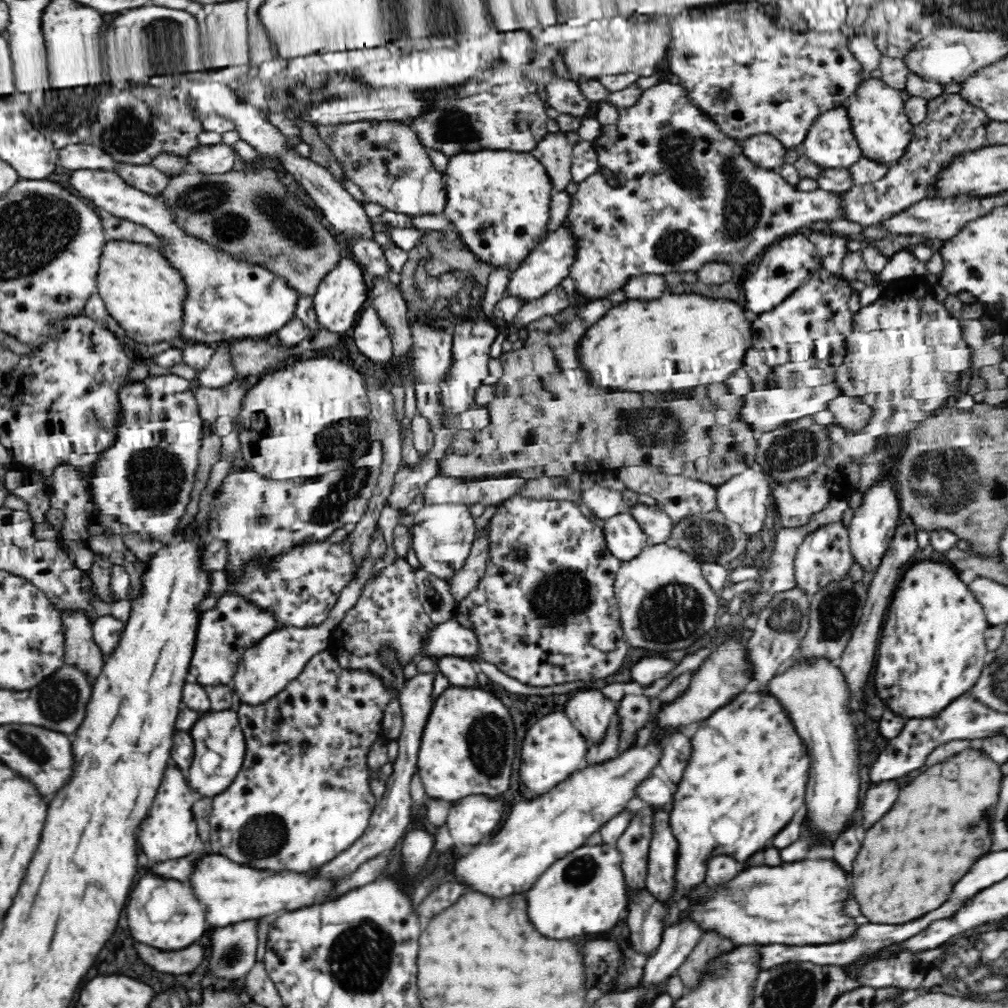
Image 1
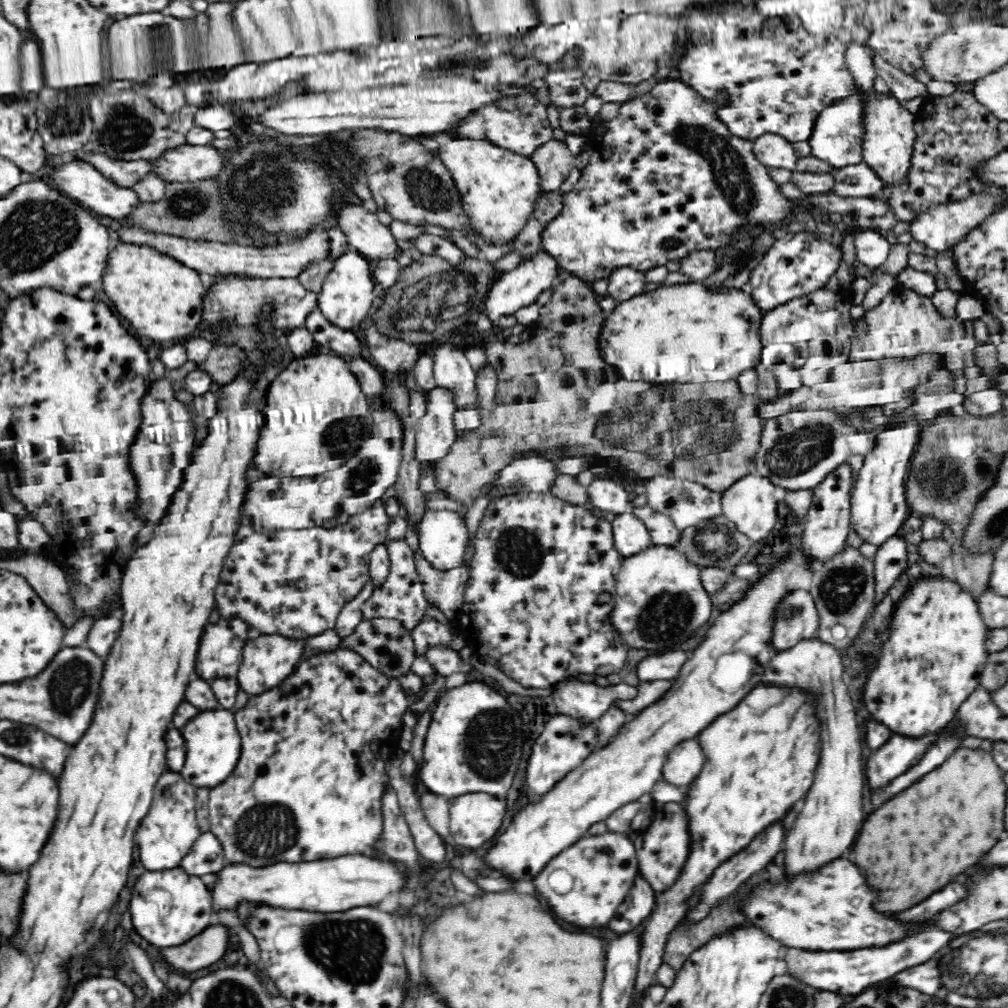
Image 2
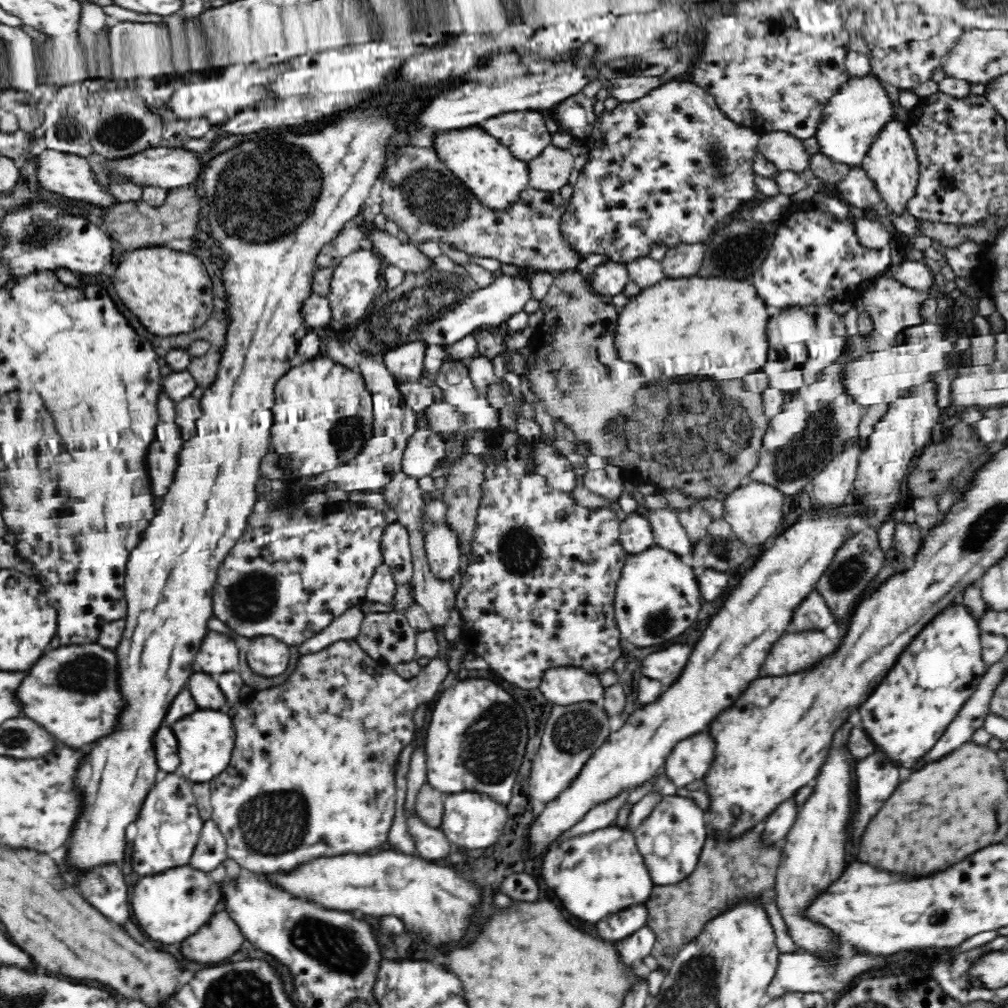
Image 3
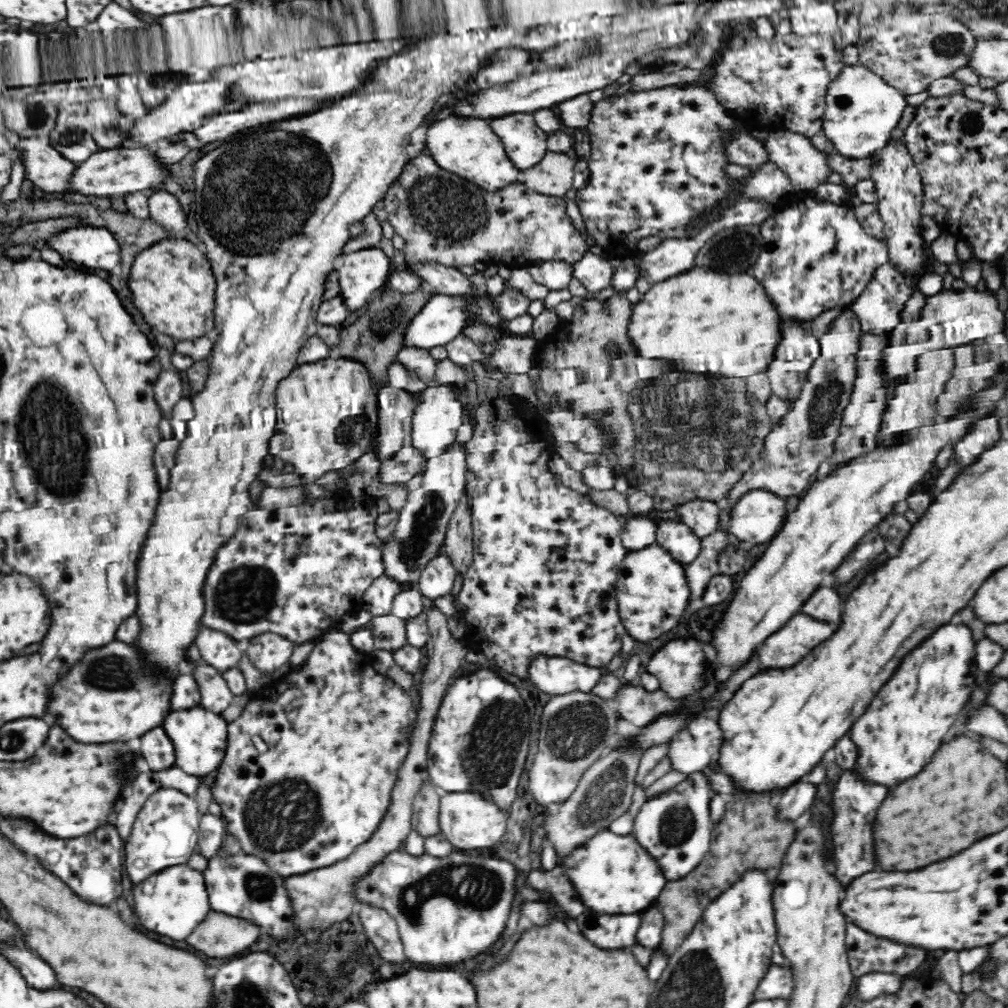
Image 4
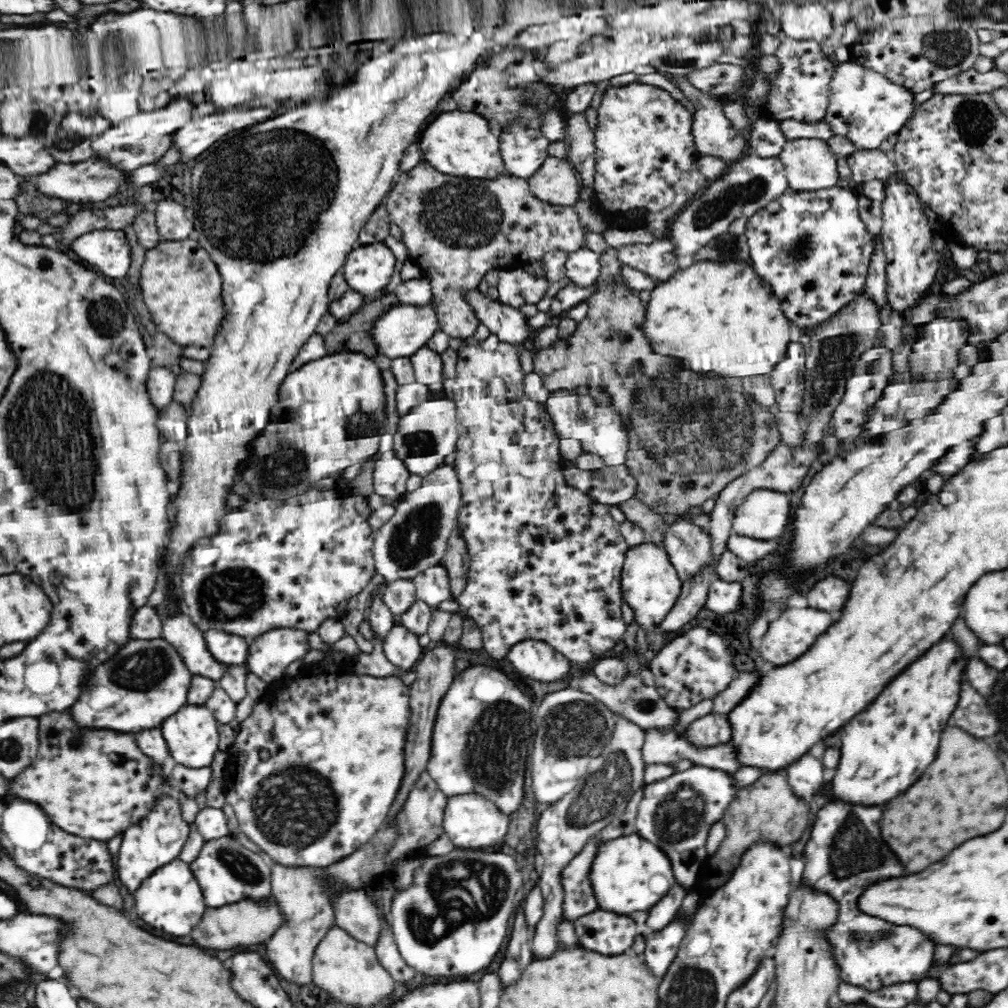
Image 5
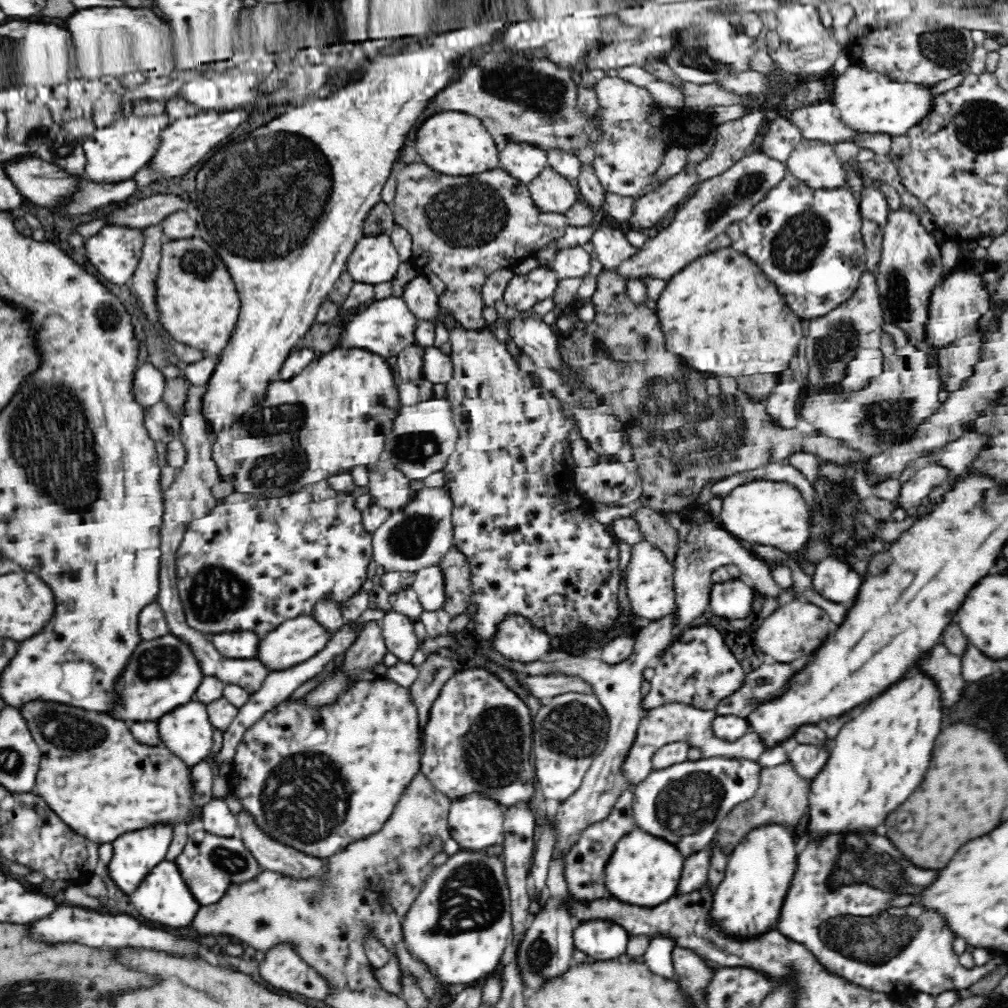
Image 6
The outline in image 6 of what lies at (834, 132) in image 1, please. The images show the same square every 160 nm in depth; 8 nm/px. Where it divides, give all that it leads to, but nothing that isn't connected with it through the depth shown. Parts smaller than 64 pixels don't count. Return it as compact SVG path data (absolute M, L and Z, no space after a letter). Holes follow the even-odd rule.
M850 66L844 74L834 76L832 81L832 97L830 102L837 109L839 118L854 131L868 134L890 134L890 136L902 136L910 128L917 125L933 108L935 96L931 90L933 87L916 83L901 83L890 79L882 73L866 70L860 66Z

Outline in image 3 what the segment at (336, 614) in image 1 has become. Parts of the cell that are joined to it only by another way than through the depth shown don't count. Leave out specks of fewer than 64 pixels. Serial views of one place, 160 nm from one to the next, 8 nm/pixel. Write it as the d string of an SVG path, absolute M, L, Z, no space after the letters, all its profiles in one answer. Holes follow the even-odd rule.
M274 636L253 637L247 651L248 668L264 676L276 678L286 672L290 663L289 646Z

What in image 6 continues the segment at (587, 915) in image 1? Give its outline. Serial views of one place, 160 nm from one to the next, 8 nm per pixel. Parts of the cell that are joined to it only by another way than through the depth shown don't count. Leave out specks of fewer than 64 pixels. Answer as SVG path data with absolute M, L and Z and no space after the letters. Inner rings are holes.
M640 828L626 833L616 844L605 868L605 888L611 894L628 904L658 906L677 894L678 882L682 878L683 856L674 844L660 836L654 836Z

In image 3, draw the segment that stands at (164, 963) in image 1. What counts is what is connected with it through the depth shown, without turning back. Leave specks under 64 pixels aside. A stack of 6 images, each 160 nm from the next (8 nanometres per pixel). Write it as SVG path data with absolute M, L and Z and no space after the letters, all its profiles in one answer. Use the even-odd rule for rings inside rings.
M223 910L220 914L214 914L206 928L200 928L198 934L180 944L180 954L184 960L194 964L222 962L232 956L244 940L239 926Z

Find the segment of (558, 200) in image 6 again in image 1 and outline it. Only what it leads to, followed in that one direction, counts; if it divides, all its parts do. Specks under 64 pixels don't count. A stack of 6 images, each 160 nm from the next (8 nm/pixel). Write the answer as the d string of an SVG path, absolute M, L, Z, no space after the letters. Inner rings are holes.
M562 131L547 133L531 153L546 167L554 192L565 191L572 182L573 145Z

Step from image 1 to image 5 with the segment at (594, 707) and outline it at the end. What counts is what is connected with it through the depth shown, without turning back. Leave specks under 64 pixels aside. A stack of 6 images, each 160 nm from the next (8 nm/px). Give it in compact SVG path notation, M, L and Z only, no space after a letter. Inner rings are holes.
M520 640L514 646L510 646L505 660L522 675L540 682L560 681L563 678L569 682L571 679L570 661L541 640Z

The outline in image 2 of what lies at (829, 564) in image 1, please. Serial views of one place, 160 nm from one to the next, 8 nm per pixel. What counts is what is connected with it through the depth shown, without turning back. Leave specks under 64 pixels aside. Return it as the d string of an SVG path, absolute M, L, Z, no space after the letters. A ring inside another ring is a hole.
M848 463L840 464L834 472L830 472L824 478L824 482L815 488L814 502L806 516L805 529L799 542L799 552L801 552L803 560L812 566L810 570L824 566L826 562L830 562L832 556L836 558L838 554L842 554L846 550L846 546L849 546L851 491L853 490L851 471L851 466Z

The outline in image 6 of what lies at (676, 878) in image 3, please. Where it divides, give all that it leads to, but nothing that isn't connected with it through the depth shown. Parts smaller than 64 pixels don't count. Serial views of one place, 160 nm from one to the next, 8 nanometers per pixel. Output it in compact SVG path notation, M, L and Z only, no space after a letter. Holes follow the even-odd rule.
M729 756L686 760L660 770L652 768L632 791L631 811L636 827L666 839L683 856L690 856L716 838L720 823L730 811L754 796L761 770L757 760Z

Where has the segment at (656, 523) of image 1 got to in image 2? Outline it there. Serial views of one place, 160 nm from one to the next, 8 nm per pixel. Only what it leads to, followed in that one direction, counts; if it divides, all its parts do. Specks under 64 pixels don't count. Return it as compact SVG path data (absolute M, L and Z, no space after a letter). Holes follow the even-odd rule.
M646 504L642 507L634 507L633 513L648 529L650 535L650 547L654 545L674 546L679 539L678 530L669 516Z

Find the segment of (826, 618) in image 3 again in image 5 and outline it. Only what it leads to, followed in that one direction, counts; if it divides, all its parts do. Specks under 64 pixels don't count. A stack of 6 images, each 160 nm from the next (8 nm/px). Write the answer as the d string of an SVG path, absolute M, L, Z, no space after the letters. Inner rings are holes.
M828 574L814 584L807 596L808 606L816 610L842 610L850 596L850 581L836 574Z

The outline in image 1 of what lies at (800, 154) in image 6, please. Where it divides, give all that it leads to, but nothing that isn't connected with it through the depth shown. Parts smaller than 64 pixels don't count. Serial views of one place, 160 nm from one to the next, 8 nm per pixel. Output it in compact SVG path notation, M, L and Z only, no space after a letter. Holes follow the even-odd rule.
M755 134L738 140L743 155L760 168L778 170L787 148L771 134Z

